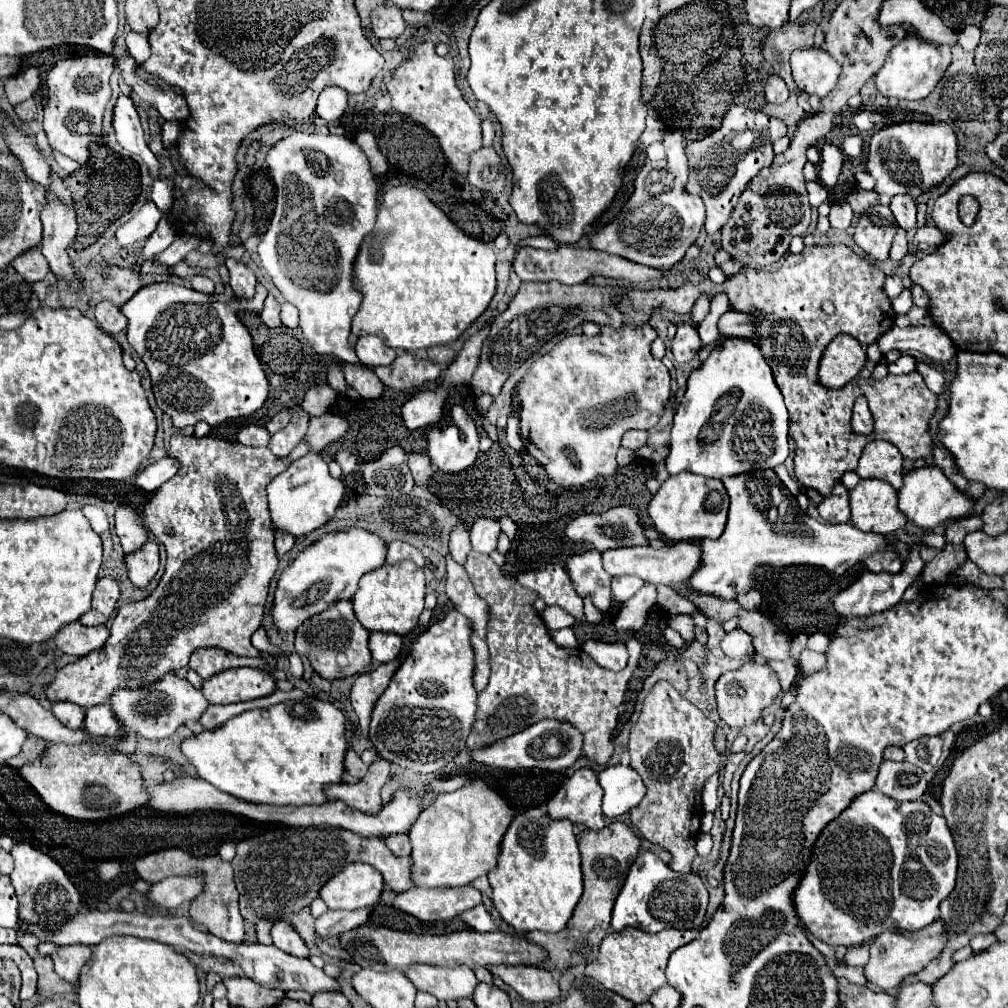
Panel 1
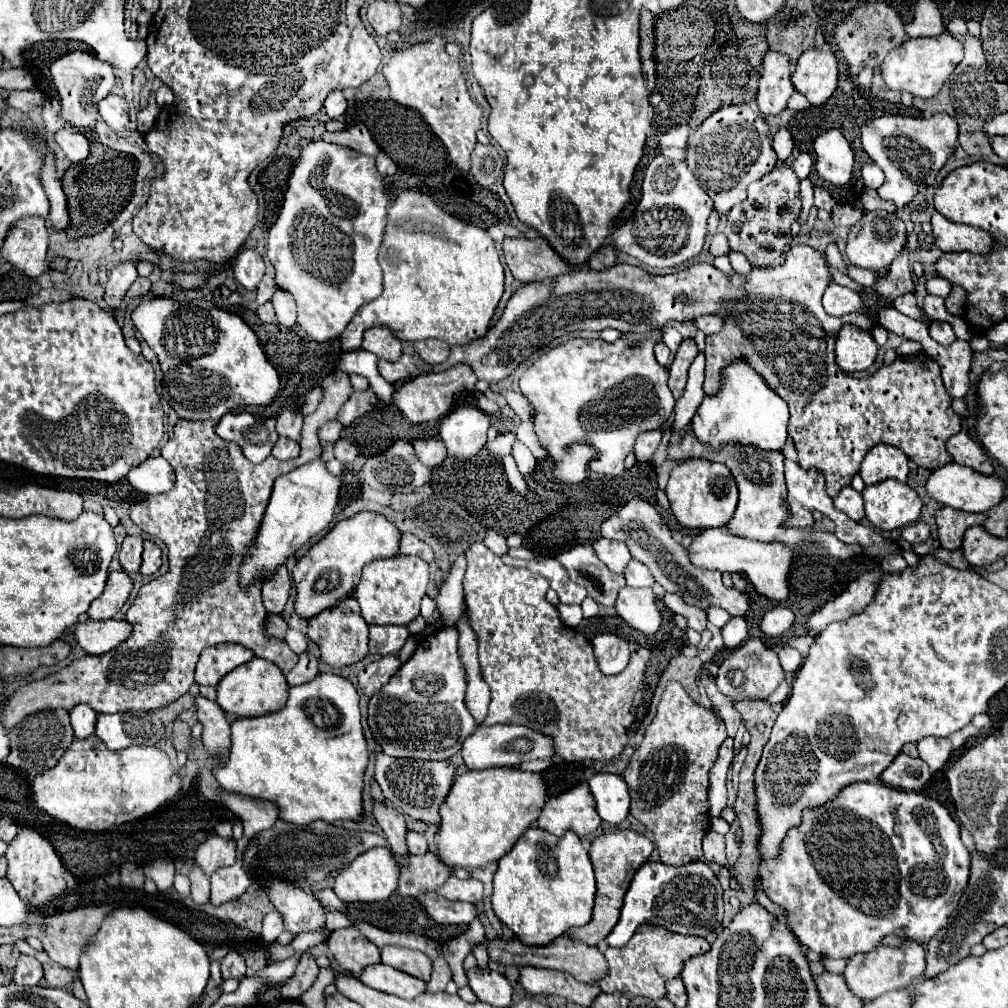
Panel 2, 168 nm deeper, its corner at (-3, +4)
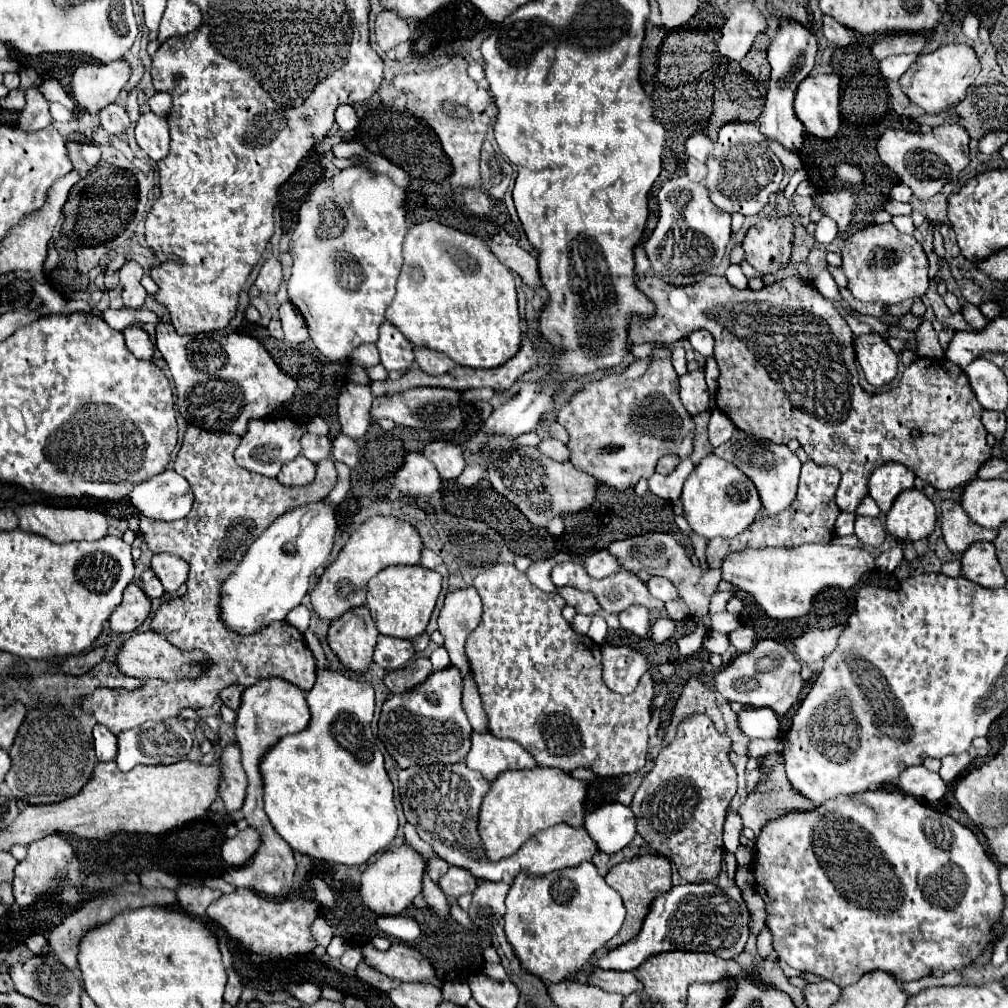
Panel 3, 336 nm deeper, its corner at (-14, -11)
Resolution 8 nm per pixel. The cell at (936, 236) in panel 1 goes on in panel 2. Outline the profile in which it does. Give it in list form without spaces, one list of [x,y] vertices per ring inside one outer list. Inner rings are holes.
[[[933,212],[931,226],[933,226],[935,246],[941,248],[943,252],[969,250],[969,252],[977,252],[977,254],[987,254],[993,244],[991,236],[987,232],[983,232],[981,228],[951,222],[951,220],[943,218],[939,212]]]

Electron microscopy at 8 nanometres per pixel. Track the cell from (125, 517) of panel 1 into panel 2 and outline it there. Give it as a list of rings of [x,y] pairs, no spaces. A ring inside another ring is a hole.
[[[127,536],[121,544],[119,562],[125,570],[139,572],[141,566],[141,552],[143,552],[143,538],[141,536]]]

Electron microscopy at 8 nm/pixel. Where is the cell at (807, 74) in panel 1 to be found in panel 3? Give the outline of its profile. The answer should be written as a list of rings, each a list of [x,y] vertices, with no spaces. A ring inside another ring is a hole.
[[[834,73],[808,75],[796,91],[794,111],[818,139],[834,139],[840,131],[840,79]]]

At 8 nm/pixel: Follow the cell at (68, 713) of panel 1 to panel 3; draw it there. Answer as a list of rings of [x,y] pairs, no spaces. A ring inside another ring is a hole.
[[[94,727],[94,747],[98,761],[114,761],[116,759],[116,735],[110,733],[106,727]]]

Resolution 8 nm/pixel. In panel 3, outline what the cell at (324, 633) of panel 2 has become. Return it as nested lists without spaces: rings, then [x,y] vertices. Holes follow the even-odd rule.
[[[366,607],[346,611],[334,619],[328,629],[328,645],[340,657],[342,665],[364,673],[372,663],[378,629]]]

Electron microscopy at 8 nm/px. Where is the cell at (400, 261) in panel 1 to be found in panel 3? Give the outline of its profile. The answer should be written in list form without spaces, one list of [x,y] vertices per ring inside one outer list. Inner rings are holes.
[[[422,221],[408,229],[404,239],[404,265],[386,319],[414,345],[442,351],[456,365],[472,369],[494,369],[504,365],[516,355],[524,335],[516,283],[510,269],[496,259],[482,239],[450,229],[438,221]]]

